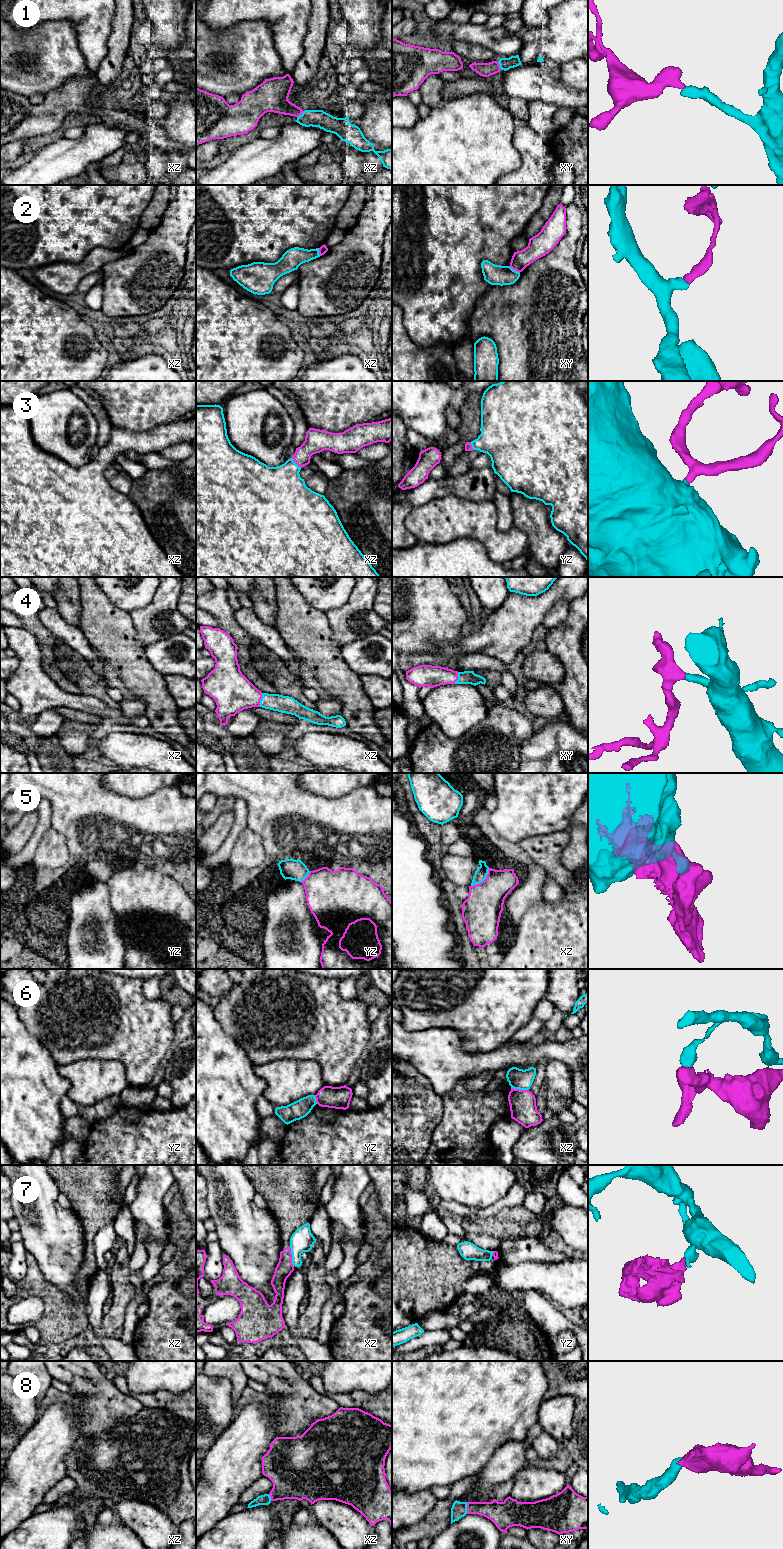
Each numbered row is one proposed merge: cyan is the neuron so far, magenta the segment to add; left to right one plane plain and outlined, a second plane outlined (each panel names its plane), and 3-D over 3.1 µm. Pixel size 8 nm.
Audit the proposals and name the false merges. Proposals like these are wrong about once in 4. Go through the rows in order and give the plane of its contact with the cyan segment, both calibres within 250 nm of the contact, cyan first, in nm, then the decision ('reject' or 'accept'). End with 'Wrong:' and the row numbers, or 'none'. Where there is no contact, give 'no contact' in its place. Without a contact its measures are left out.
1: meets cyan in xz; 140 nm thick on the cyan side, 220 nm on the other; accept
2: meets cyan in xy; 160 nm thick on the cyan side, 150 nm on the other; reject
3: meets cyan in xz; 400 nm thick on the cyan side, 190 nm on the other; accept
4: meets cyan in xz; 140 nm thick on the cyan side, 320 nm on the other; accept
5: meets cyan in xz; 100 nm thick on the cyan side, 320 nm on the other; reject
6: meets cyan in xz; 160 nm thick on the cyan side, 220 nm on the other; reject
7: meets cyan in xz; 190 nm thick on the cyan side, 140 nm on the other; reject
8: meets cyan in xy; 130 nm thick on the cyan side, 160 nm on the other; accept
Wrong: 2, 5, 6, 7

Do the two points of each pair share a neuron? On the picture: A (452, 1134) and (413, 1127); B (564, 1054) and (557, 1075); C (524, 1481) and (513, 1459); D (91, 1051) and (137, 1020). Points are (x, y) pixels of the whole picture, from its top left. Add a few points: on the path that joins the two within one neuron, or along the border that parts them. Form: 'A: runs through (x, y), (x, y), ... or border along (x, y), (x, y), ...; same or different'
A: border along (444, 1110), (441, 1121), (433, 1131), (431, 1143); different
B: border along (549, 1059), (560, 1060), (568, 1067), (571, 1083); different
C: border along (524, 1466), (512, 1476); different
D: runs through (102, 1040), (116, 1026), (126, 1026); same

